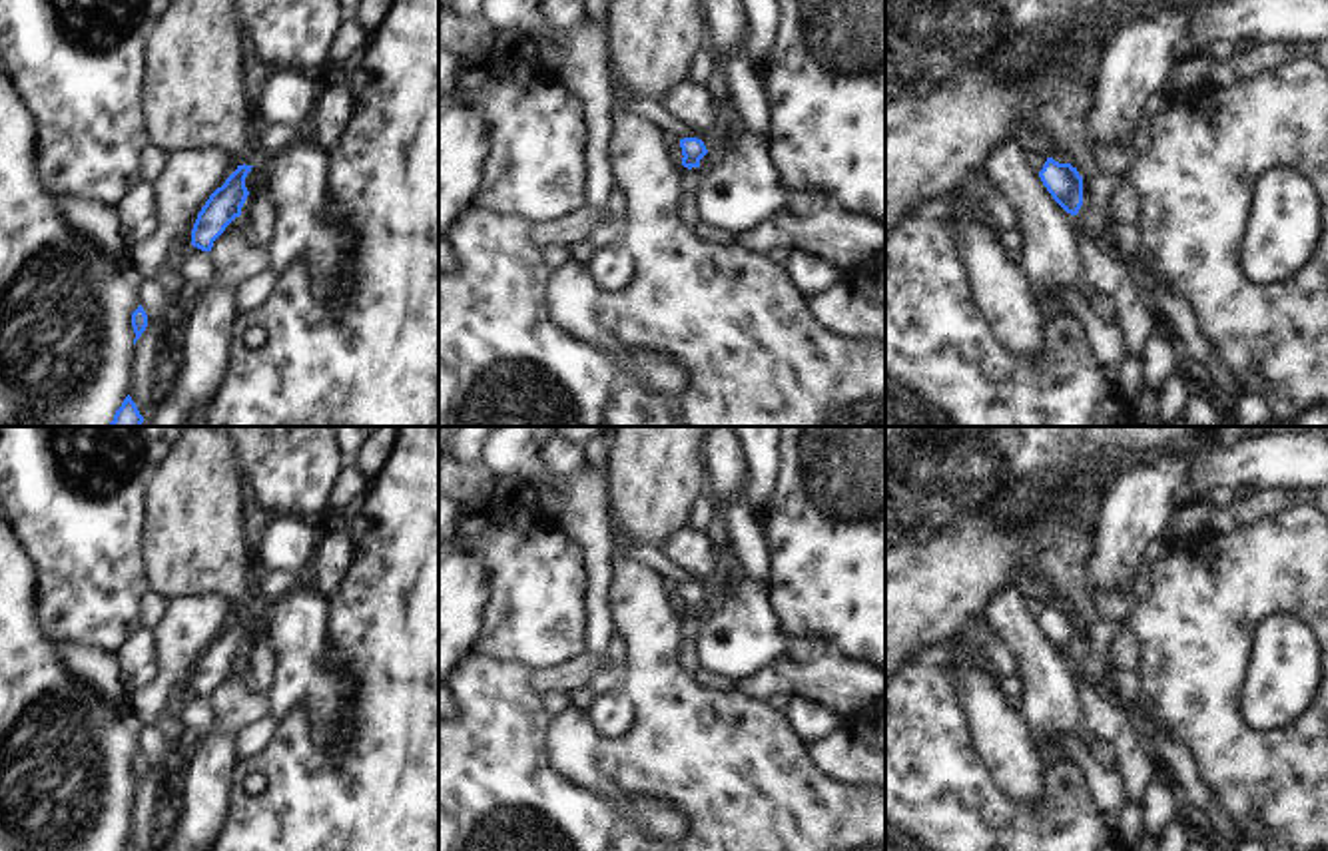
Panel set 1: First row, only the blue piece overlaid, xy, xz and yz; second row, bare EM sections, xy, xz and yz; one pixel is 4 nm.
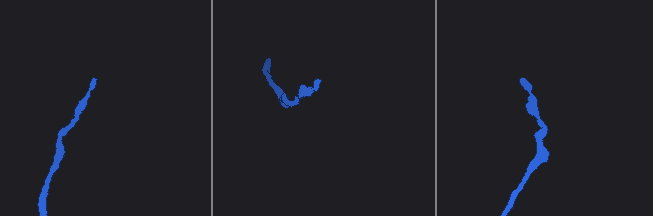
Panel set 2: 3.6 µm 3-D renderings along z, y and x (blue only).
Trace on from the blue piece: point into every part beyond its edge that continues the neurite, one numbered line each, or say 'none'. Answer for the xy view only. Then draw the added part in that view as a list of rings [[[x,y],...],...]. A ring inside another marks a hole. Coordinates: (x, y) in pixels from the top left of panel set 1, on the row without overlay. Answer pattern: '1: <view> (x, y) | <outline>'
none

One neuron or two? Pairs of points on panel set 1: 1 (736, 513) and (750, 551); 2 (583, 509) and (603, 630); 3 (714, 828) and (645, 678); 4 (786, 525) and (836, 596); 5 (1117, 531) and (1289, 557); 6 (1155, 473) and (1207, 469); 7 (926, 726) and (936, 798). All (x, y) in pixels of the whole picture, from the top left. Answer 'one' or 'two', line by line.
1: one
2: one
3: one
4: one
5: two
6: two
7: one

